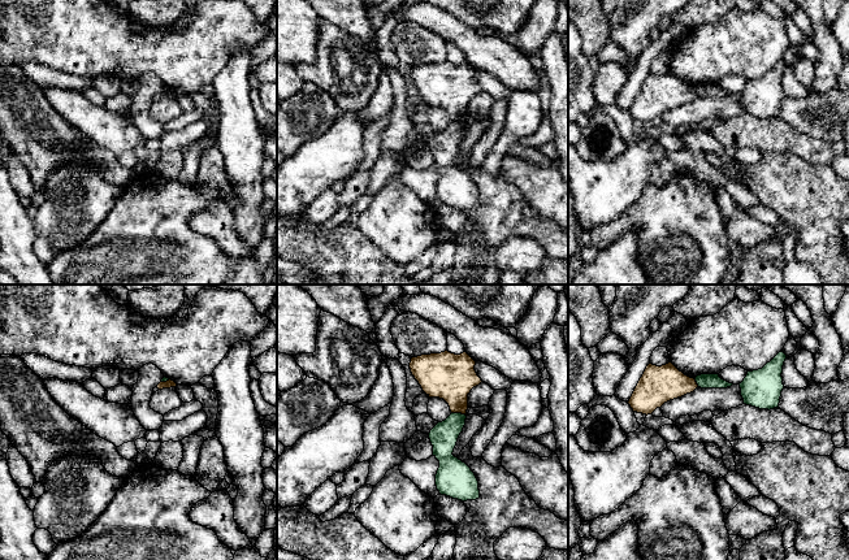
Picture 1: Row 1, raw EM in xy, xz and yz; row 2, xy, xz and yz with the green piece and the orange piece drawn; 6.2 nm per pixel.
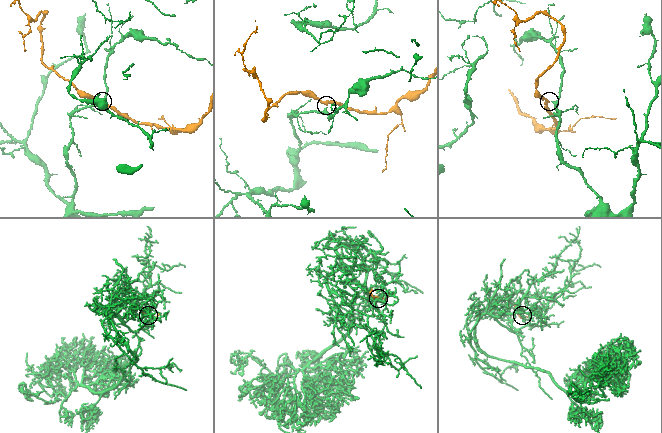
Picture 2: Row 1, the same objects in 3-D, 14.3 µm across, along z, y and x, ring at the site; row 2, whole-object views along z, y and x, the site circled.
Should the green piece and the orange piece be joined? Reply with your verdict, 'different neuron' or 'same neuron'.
different neuron

